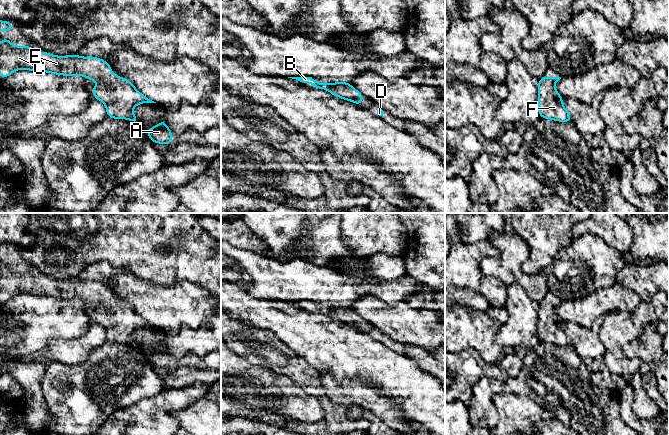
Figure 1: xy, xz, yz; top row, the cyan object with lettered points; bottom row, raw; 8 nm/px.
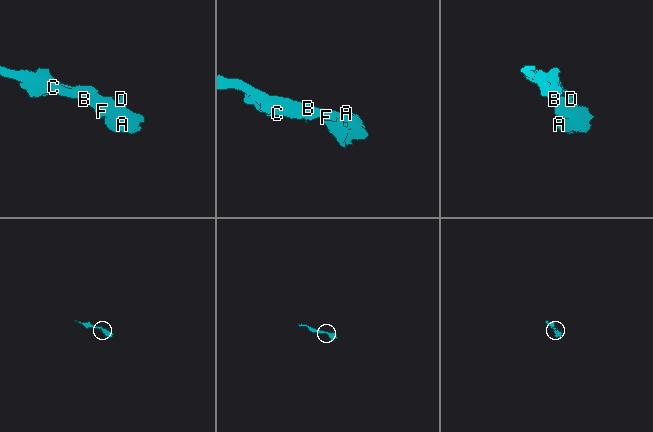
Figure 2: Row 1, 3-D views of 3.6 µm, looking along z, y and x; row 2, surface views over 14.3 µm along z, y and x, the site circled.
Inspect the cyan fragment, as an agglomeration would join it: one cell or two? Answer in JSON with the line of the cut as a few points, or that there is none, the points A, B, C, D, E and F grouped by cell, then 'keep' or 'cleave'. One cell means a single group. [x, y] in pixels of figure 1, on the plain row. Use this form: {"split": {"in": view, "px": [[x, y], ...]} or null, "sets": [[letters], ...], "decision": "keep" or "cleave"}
{"split": null, "sets": [["A", "B", "C", "D", "E", "F"]], "decision": "keep"}

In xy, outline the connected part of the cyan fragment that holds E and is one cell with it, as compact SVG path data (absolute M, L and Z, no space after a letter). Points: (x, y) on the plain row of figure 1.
M3 261L0 265L0 301L7 302L20 293L77 299L99 306L91 313L94 323L105 328L107 340L113 343L127 343L138 348L139 343L133 338L133 332L138 328L156 327L141 318L131 305L113 297L111 289L101 282L37 277L31 270L15 270Z

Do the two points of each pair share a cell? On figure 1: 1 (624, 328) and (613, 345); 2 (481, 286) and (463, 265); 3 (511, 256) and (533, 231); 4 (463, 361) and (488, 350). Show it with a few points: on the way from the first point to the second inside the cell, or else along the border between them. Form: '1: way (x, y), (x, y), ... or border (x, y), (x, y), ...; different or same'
1: way (620, 332), (613, 341); same
2: way (476, 281), (465, 270); same
3: border (513, 230), (528, 247), (528, 258), (523, 263); different
4: border (467, 349), (462, 349), (455, 353); different

